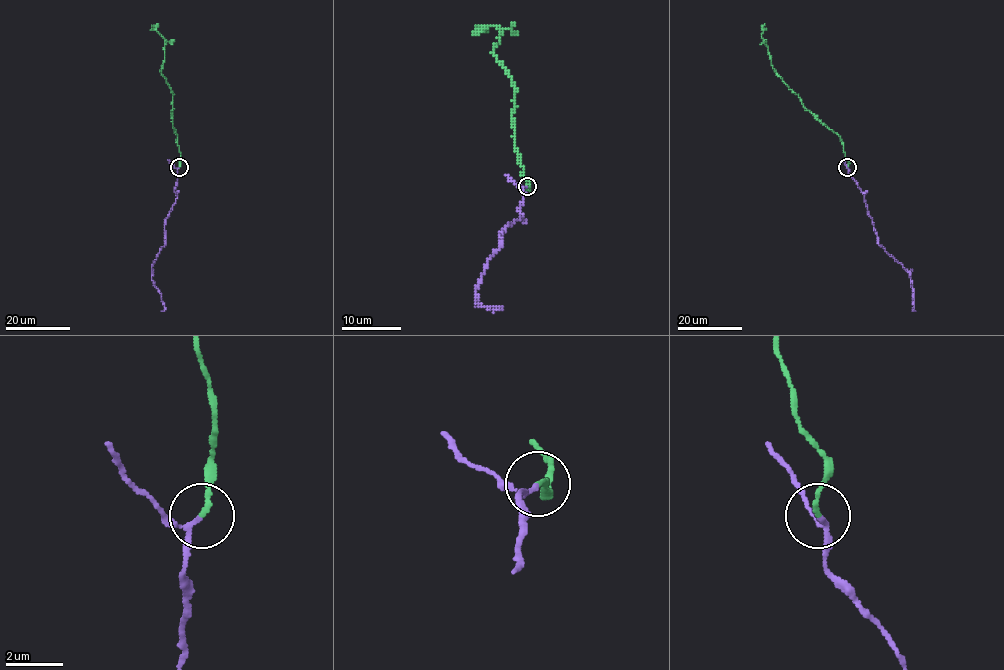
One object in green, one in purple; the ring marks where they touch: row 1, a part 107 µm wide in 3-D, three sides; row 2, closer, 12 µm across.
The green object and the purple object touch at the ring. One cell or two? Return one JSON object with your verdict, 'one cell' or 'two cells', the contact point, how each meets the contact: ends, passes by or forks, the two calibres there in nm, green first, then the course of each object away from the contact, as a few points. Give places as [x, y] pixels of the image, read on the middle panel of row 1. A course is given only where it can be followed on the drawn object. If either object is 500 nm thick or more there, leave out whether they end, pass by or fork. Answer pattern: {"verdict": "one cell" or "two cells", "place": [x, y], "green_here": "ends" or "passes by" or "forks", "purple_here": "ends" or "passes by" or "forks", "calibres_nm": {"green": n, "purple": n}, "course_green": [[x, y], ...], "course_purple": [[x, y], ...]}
{"verdict": "one cell", "place": [527, 186], "green_here": "ends", "purple_here": "passes by", "calibres_nm": {"green": 170, "purple": 130}, "course_green": [[527, 186], [528, 182], [513, 141], [515, 86], [493, 53], [500, 29], [494, 25], [485, 28], [475, 25]], "course_purple": [[527, 186], [518, 210], [522, 216], [500, 234], [502, 243], [478, 285], [476, 301], [500, 309], [493, 310]]}

